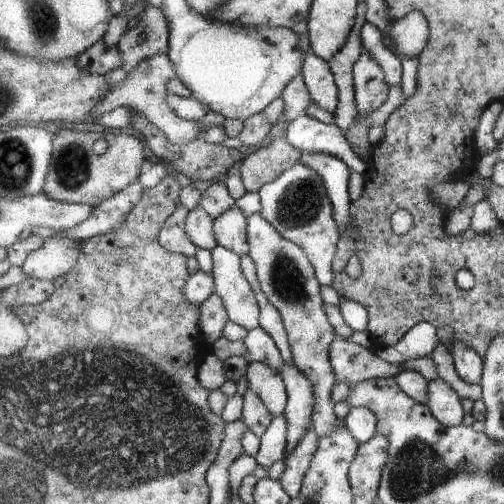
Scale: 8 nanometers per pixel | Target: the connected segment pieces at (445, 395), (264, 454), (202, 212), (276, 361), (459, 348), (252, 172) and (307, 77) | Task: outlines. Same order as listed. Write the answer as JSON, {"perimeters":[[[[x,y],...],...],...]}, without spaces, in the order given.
{"perimeters":[[[[428,381],[428,404],[435,418],[445,426],[456,427],[463,422],[463,406],[454,388],[447,382]]],[[[286,416],[274,417],[271,426],[262,436],[261,450],[255,458],[259,466],[270,469],[287,456],[288,420]]],[[[201,205],[190,211],[186,233],[199,249],[212,251],[219,246],[214,231],[214,218]]],[[[259,326],[248,331],[243,343],[251,360],[268,364],[276,371],[282,371],[285,362],[278,344],[263,327]]],[[[461,341],[450,343],[448,347],[458,376],[469,384],[480,384],[485,370],[482,356]]],[[[280,136],[266,147],[253,150],[239,167],[248,192],[259,193],[263,186],[272,183],[299,163],[301,157],[302,150]]],[[[309,51],[302,75],[312,96],[312,102],[323,110],[335,114],[338,109],[338,86],[330,64],[313,51]]]]}

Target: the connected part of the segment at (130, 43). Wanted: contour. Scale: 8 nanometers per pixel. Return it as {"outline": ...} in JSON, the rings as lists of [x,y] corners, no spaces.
{"outline":[[[148,3],[145,6],[145,12],[139,18],[137,26],[125,32],[118,48],[123,64],[121,64],[121,68],[117,68],[117,70],[113,70],[106,75],[110,79],[111,89],[120,87],[127,80],[130,72],[136,69],[141,62],[154,56],[168,54],[170,49],[170,26],[163,10]]]}

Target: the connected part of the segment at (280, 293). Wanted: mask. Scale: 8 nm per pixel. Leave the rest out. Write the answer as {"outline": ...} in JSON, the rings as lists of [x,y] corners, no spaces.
{"outline":[[[262,213],[248,218],[247,234],[250,258],[255,264],[260,288],[282,314],[290,338],[291,352],[294,354],[294,364],[313,383],[316,403],[312,426],[321,440],[323,437],[335,433],[336,427],[340,424],[340,418],[338,414],[335,414],[332,400],[336,378],[330,361],[331,345],[336,339],[336,334],[325,314],[326,302],[322,297],[322,284],[303,247],[297,246],[279,234],[279,231]]]}

